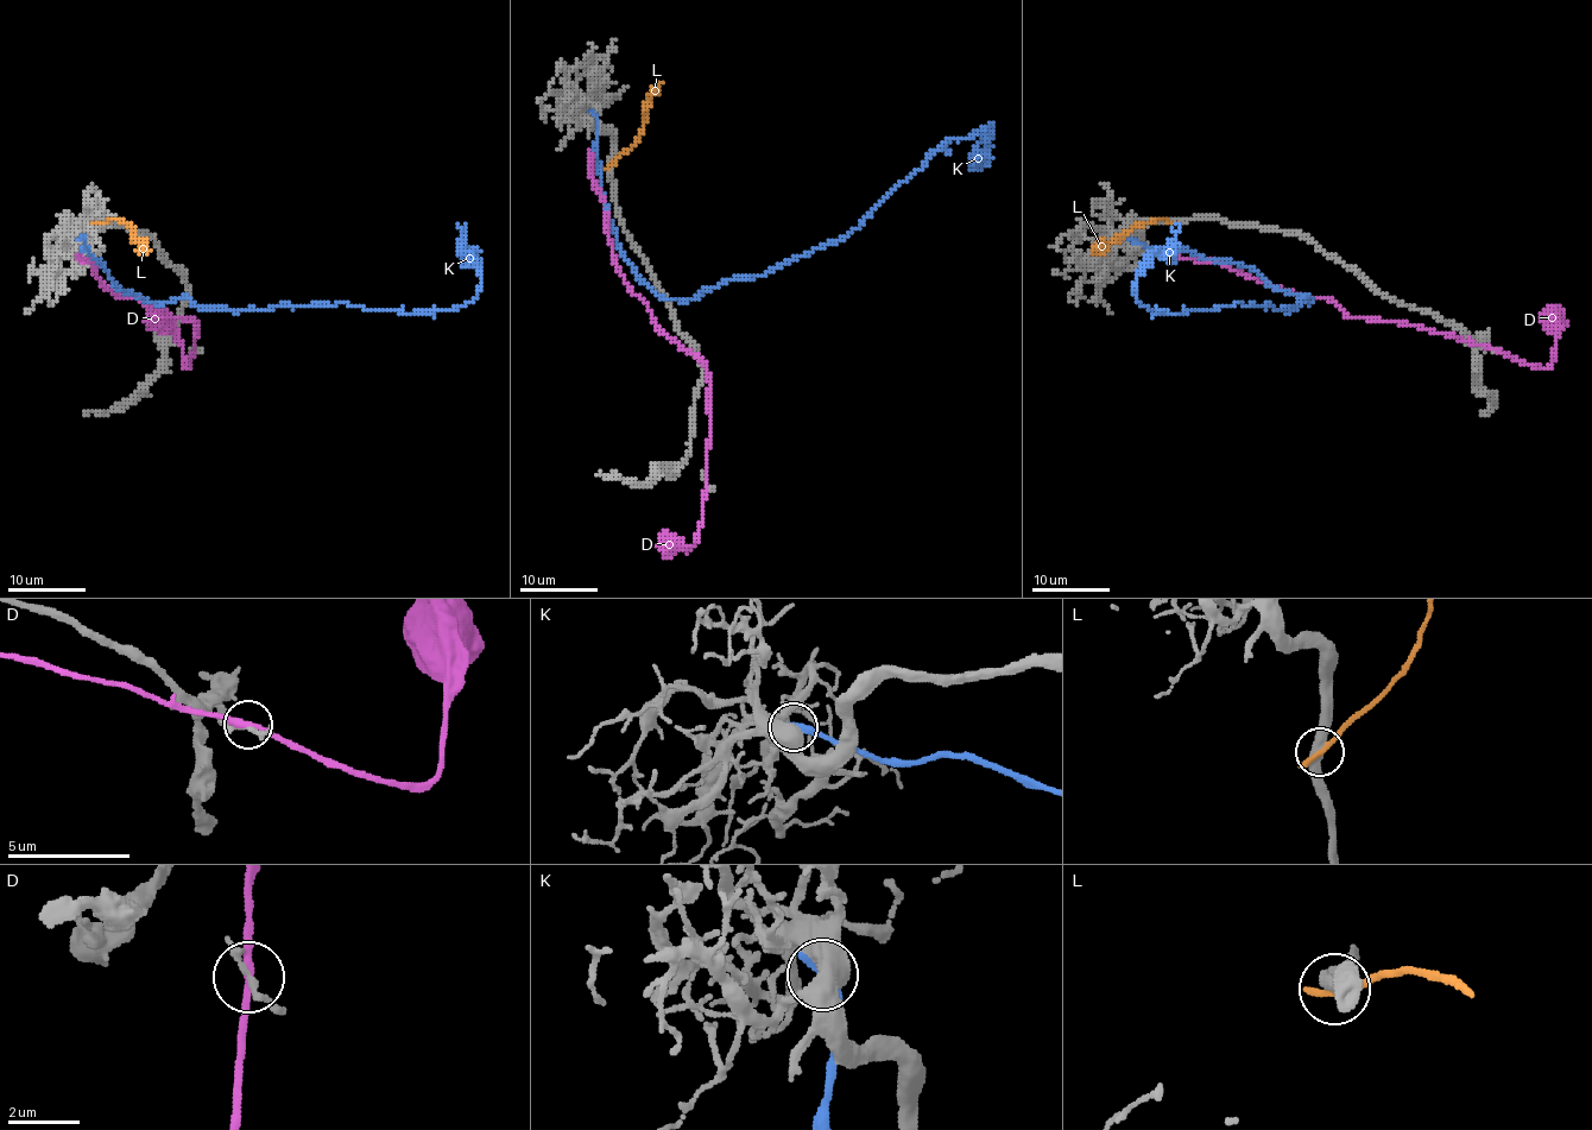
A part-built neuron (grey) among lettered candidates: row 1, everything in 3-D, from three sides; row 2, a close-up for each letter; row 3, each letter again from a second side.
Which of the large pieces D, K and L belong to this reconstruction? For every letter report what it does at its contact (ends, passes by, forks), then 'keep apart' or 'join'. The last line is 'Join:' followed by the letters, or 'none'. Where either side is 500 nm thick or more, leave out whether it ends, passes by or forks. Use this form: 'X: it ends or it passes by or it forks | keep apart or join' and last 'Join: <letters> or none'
D: it passes by | join
K: keep apart
L: it ends | keep apart
Join: D

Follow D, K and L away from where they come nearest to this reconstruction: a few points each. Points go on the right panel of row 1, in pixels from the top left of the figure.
D: (1491, 347), (1407, 324), (1351, 319), (1327, 298), (1306, 298), (1215, 262), (1158, 253)
K: (1123, 238), (1237, 262), (1309, 302), (1149, 310), (1135, 295), (1135, 275), (1166, 250), (1174, 223)
L: (1176, 223), (1155, 220), (1126, 229), (1092, 251)

